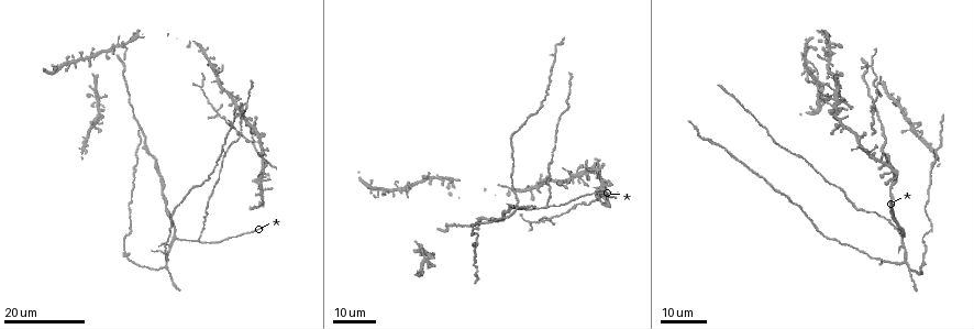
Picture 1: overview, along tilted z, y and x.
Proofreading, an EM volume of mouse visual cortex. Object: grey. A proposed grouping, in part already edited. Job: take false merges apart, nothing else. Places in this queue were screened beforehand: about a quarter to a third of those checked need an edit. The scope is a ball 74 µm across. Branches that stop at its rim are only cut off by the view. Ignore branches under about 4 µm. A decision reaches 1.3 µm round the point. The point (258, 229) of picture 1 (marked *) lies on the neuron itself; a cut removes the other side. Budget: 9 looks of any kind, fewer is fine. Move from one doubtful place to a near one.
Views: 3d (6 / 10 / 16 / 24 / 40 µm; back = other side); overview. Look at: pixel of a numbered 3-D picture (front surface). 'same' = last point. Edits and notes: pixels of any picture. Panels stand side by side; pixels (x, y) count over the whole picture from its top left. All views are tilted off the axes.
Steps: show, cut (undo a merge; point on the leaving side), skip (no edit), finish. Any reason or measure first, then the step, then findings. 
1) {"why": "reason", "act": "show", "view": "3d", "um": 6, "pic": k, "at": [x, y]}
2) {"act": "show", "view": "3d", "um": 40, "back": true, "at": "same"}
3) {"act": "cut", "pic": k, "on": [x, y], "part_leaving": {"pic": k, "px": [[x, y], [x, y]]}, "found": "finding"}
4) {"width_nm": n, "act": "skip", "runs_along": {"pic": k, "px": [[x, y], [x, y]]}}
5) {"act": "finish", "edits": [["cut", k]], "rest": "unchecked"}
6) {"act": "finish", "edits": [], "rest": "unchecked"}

{"why": "a fork", "act": "show", "view": "3d", "um": 24, "pic": 1, "at": [856, 137]}

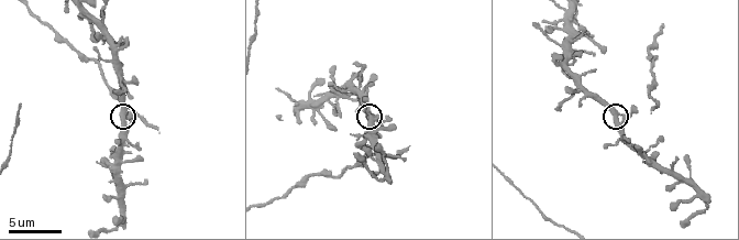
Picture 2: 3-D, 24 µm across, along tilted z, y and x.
{"act": "show", "view": "3d", "um": 10, "pic": 2, "at": [620, 116]}

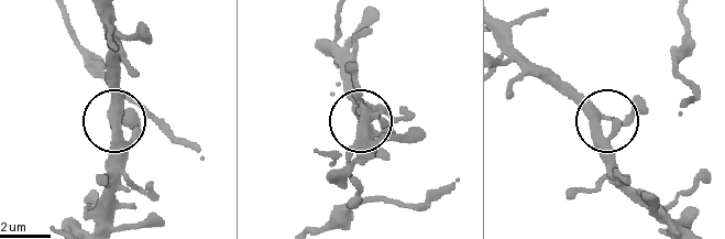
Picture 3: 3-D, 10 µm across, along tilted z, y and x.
{"width_nm": 320, "act": "skip", "found": "all the same neuron"}

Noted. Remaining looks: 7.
{"act": "show", "view": "3d", "um": 16, "pic": 1, "at": [904, 264]}

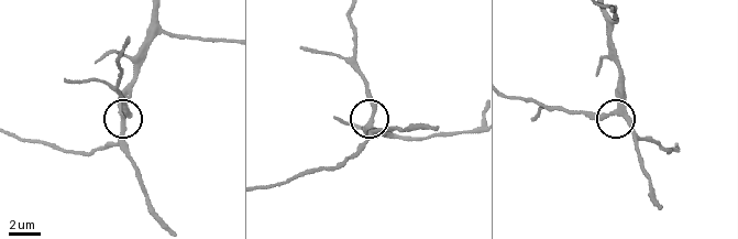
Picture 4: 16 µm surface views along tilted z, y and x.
{"act": "show", "view": "3d", "um": 6, "pic": 4, "at": [369, 122]}

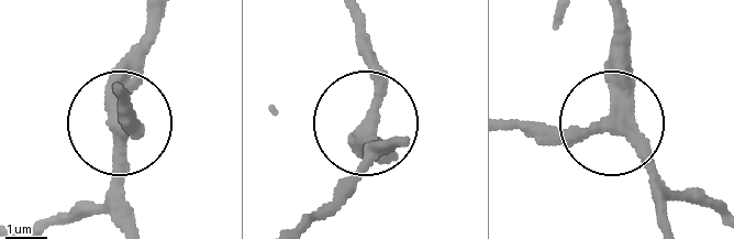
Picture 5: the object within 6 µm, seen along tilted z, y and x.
{"side_arm_um": 55, "act": "skip", "runs_along": {"pic": 5, "px": [[612, 21], [612, 122], [677, 194]]}, "found": "all the same neuron"}

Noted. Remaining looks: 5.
{"why": "four-way junction", "act": "show", "view": "3d", "um": 24, "pic": 1, "at": [218, 116]}

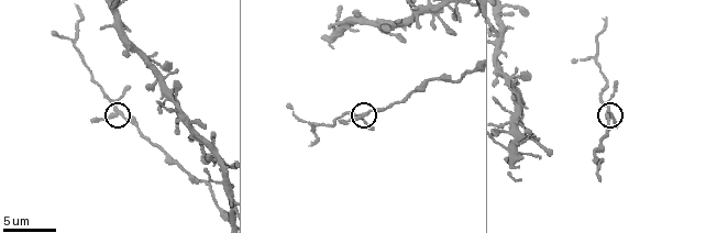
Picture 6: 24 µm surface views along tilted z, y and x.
{"act": "show", "view": "3d", "um": 10, "pic": 6, "at": [362, 116]}

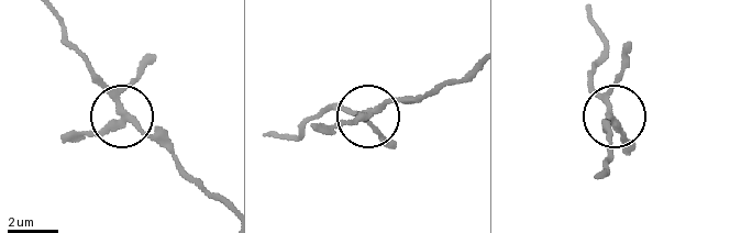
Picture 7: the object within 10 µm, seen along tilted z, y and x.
{"width_nm": 240, "act": "skip", "found": "all the same neuron"}

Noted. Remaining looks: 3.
{"act": "show", "view": "3d", "um": 10, "pic": 2, "at": [120, 80]}

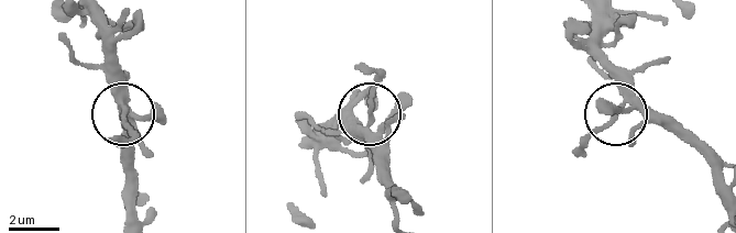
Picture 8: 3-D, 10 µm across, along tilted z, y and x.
{"act": "skip", "runs_along": {"pic": 8, "px": [[396, 200], [387, 144], [369, 107], [375, 80], [368, 70]]}, "found": "one neuron here"}

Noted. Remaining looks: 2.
{"act": "finish", "edits": [], "rest": "unchecked"}

